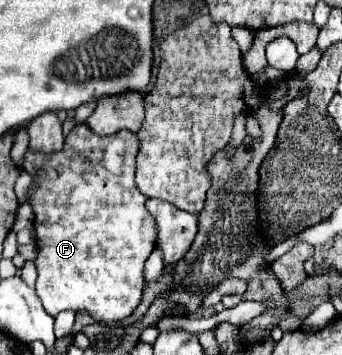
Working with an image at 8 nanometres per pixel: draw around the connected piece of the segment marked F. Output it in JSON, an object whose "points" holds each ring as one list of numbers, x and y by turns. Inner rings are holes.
{"points":[[76,125,66,135,64,147,58,153,48,155,48,153,32,151,32,149,26,151,24,161,22,161,22,171,30,173,36,183,36,191,28,199,28,203,34,209,34,233,36,233,36,247,38,247,36,291,38,291,38,297,42,299,42,305,48,311,48,315,56,317,60,311,88,311,90,317,96,319,98,323,116,323,116,321,122,321,124,317,128,317,140,305,142,291,144,291,144,263,150,257,150,253,154,251,154,241,156,241,156,219,146,211,146,207,144,207,146,197,136,187,134,173,136,173,138,149,140,149,140,143,132,131,118,131,114,135,100,137,100,135,94,135,86,125]]}

